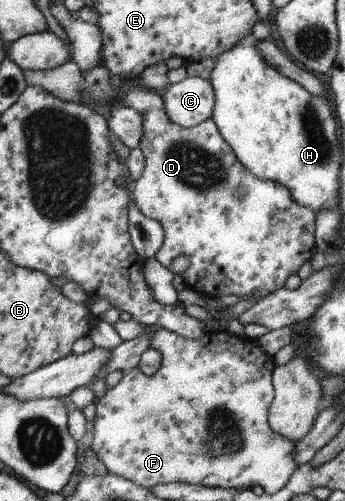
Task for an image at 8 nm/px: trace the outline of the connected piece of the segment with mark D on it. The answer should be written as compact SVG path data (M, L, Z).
M117 81L119 87L113 89L113 101L141 111L143 117L144 137L138 147L144 153L145 169L141 179L133 182L133 199L145 217L159 221L163 227L164 241L155 259L171 269L178 255L189 257L191 265L181 277L191 291L205 297L235 295L258 302L285 287L287 277L295 275L305 259L311 257L315 245L315 211L295 203L287 187L249 173L212 118L195 127L181 127L169 119L162 93L145 88L141 81Z

